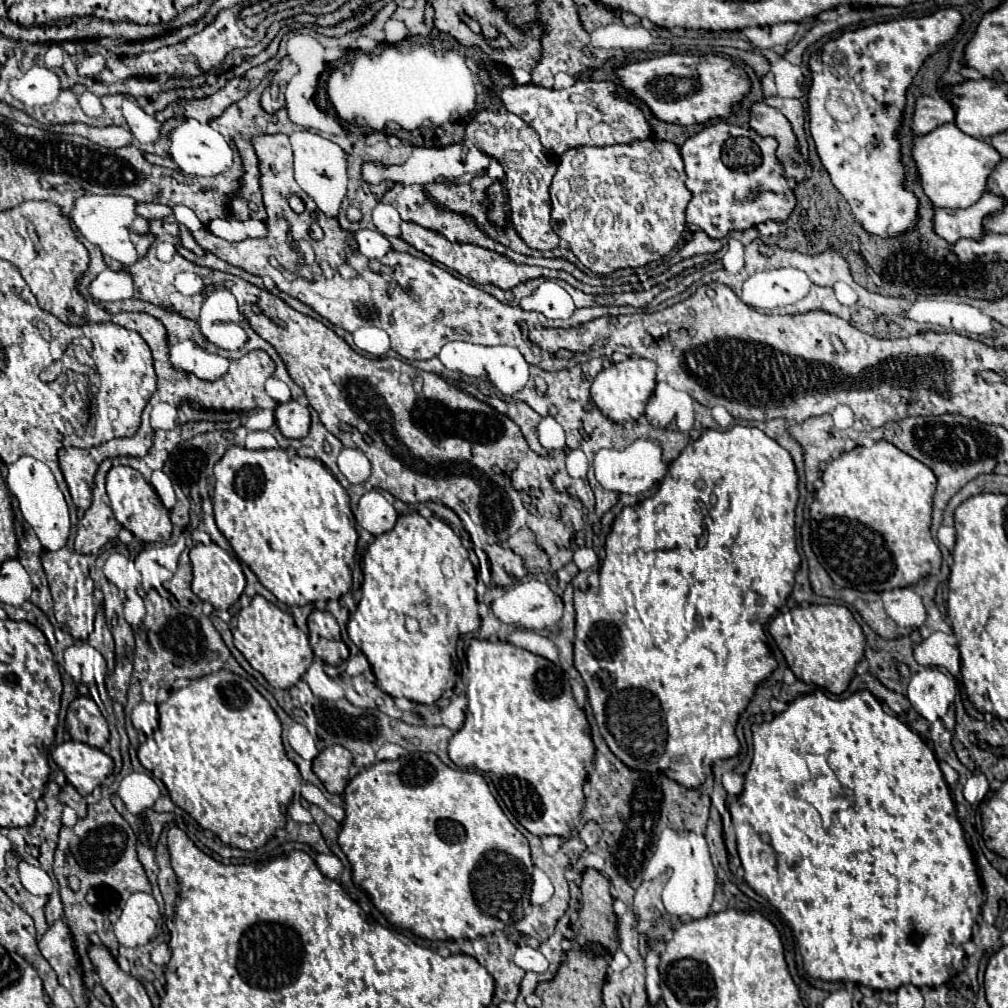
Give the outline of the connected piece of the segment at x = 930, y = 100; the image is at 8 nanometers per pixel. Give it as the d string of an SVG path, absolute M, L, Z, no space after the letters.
M939 95L919 97L915 101L911 131L913 131L913 135L927 135L935 127L939 127L943 123L951 123L953 117L955 117L955 109L943 97L939 97Z

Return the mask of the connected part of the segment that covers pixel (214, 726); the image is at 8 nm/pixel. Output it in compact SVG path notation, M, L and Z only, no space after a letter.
M221 671L221 673L211 673L211 675L205 675L201 679L195 679L191 685L187 687L181 687L177 691L171 691L169 693L169 699L159 703L159 726L154 731L152 737L155 739L157 731L161 729L163 737L171 743L171 749L175 753L175 763L173 763L173 771L151 771L157 779L163 781L163 785L167 787L169 791L169 797L171 801L181 807L183 811L187 811L203 829L209 829L213 831L223 843L231 845L231 847L239 847L239 849L247 849L247 851L253 851L253 849L259 849L267 843L267 839L277 831L277 827L285 827L285 813L287 813L287 806L291 803L293 796L301 789L303 779L299 769L293 761L289 761L289 757L285 755L285 749L283 749L283 743L281 743L281 721L277 717L277 713L271 709L271 705L267 703L267 699L243 677L239 675L233 675L229 671Z

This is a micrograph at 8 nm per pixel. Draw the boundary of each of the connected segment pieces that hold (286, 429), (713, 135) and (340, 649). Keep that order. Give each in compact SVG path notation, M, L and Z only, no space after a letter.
M287 401L275 409L275 425L287 439L301 439L309 431L309 409L301 401Z
M717 121L691 135L681 147L687 173L685 185L693 195L687 207L687 223L697 225L711 239L723 239L731 231L745 231L763 221L787 221L795 211L797 197L793 183L785 177L785 169L777 159L777 147L779 143L775 137L763 137L755 129L745 129L727 121Z
M319 639L319 643L313 647L315 657L329 665L341 665L349 657L349 649L343 641L329 641Z

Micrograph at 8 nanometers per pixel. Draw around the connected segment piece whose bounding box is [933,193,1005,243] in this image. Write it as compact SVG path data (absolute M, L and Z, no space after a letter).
M983 193L977 203L967 209L935 209L933 231L947 243L955 243L963 237L979 239L983 233L981 221L985 215L1001 209L1005 201L993 193Z

